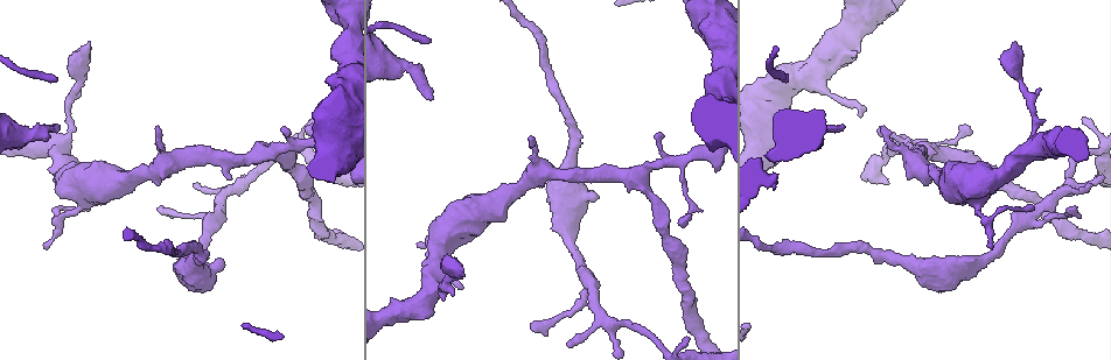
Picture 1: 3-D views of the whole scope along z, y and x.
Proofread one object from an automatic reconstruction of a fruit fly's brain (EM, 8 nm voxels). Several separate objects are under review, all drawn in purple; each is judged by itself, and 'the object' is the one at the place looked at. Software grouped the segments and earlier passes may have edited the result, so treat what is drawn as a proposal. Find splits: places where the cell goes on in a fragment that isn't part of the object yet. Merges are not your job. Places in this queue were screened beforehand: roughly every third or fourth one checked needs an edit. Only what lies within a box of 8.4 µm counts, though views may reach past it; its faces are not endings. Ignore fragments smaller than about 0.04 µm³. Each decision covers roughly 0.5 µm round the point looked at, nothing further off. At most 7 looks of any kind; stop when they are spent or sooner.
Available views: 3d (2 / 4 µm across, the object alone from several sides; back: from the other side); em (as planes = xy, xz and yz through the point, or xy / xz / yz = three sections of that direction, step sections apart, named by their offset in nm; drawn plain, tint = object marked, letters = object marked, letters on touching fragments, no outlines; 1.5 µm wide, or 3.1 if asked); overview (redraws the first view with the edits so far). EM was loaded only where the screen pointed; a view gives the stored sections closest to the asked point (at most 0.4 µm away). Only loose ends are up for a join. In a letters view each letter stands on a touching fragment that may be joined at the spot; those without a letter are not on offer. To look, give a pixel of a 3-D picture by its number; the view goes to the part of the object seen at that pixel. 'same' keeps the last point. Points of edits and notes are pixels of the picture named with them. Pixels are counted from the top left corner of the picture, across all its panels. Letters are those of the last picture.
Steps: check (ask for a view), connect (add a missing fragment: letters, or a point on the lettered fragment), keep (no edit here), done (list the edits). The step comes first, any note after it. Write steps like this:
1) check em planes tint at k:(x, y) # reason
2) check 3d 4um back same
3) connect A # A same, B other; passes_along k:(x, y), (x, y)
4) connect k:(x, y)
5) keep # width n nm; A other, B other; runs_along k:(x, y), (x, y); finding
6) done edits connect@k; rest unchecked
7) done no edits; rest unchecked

check em planes plain at 1:(860, 118) # an open end

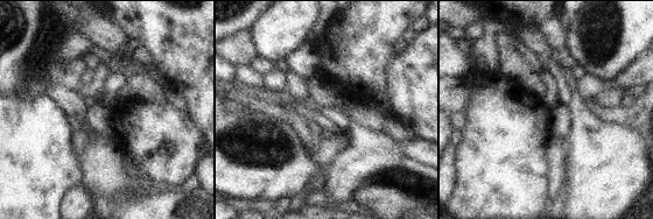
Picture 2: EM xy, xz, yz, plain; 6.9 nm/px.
check em planes letters same

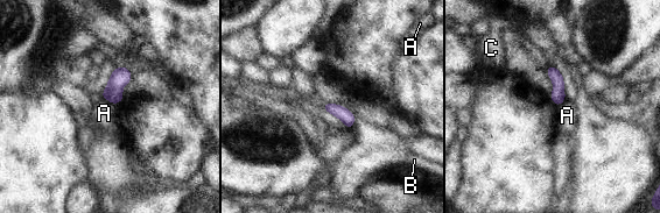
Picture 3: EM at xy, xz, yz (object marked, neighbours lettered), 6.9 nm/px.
keep # A other, B other, C other; border 3:(103, 98), (116, 105); no lettered fragment goes on from it

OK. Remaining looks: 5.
check em yz step 8 tint at 1:(199, 183) # free end

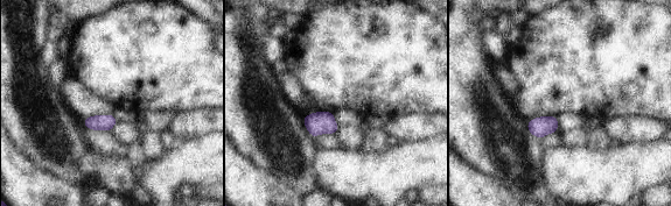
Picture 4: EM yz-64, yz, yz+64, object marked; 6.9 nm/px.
check em planes letters same # another direction

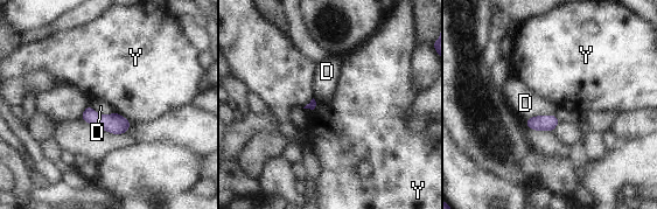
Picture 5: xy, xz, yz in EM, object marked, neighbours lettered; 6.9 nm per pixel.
keep # D other, Y other; border 5:(316, 102), (313, 109), (303, 109); no lettered fragment goes on from it

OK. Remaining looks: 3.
check em planes letters at 1:(45, 247) # thin end

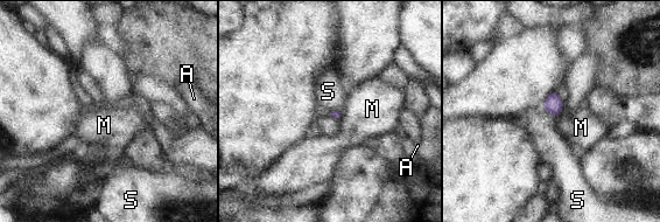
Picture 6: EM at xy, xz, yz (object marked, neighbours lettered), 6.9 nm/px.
keep # A other, M other, S other; border 6:(541, 108), (555, 118); none of them fits

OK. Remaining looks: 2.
done no edits; rest unchecked

